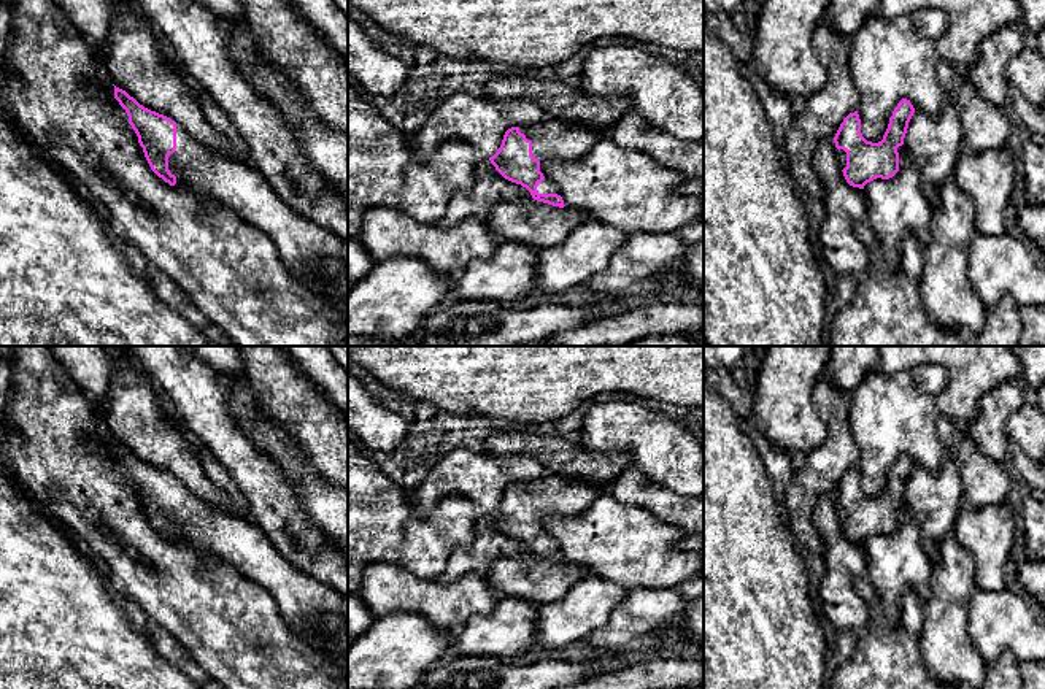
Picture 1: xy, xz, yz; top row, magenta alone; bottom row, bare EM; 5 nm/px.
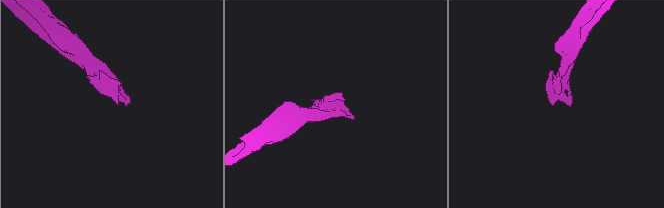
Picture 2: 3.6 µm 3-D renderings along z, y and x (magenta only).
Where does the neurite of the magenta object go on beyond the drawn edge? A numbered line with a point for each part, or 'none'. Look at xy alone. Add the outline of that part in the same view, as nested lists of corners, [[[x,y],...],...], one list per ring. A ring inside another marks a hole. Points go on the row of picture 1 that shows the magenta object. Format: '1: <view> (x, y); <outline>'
1: xy (235, 184); [[[176,125],[176,149],[168,156],[168,170],[179,187],[226,206],[262,230],[292,275],[326,294],[335,316],[343,316],[345,305],[321,278],[319,262],[337,260],[348,267],[348,241],[287,206],[249,162],[211,151],[181,125]]]

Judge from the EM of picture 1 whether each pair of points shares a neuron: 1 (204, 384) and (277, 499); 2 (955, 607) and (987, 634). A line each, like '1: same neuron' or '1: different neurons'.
1: same neuron
2: different neurons

